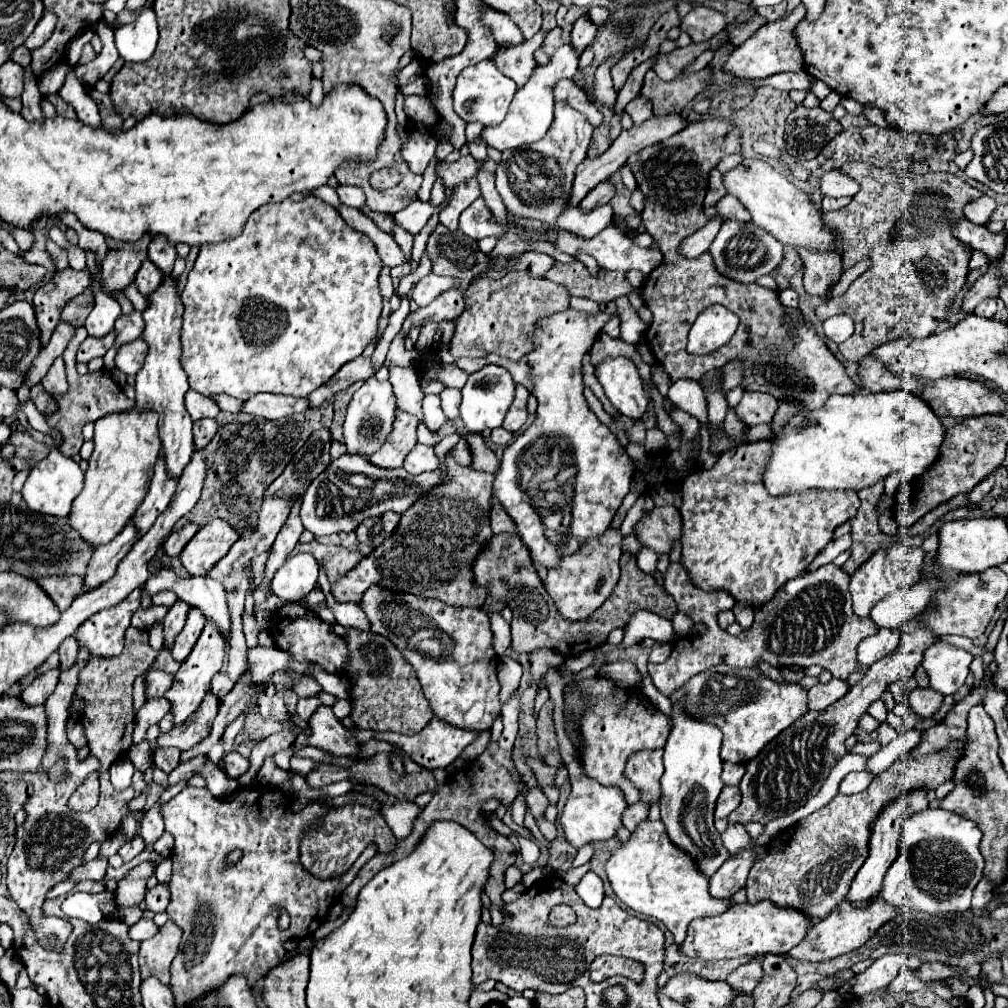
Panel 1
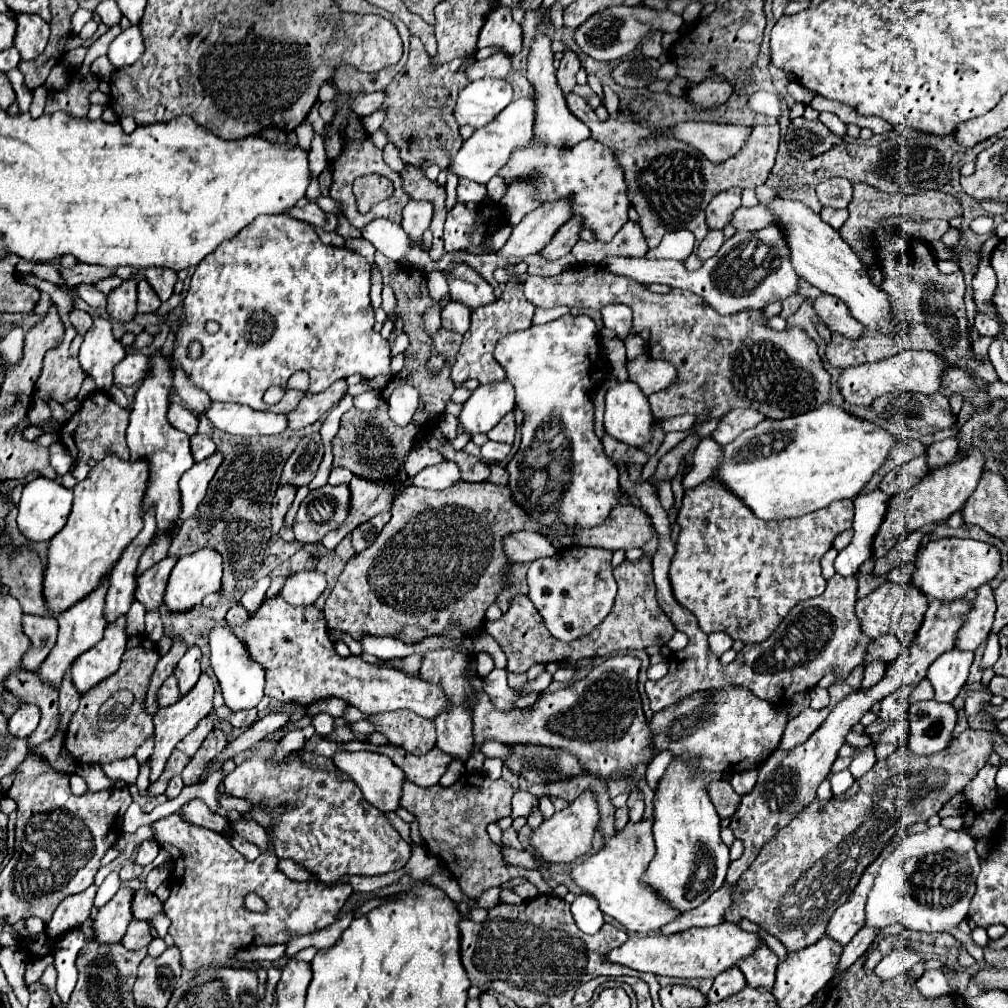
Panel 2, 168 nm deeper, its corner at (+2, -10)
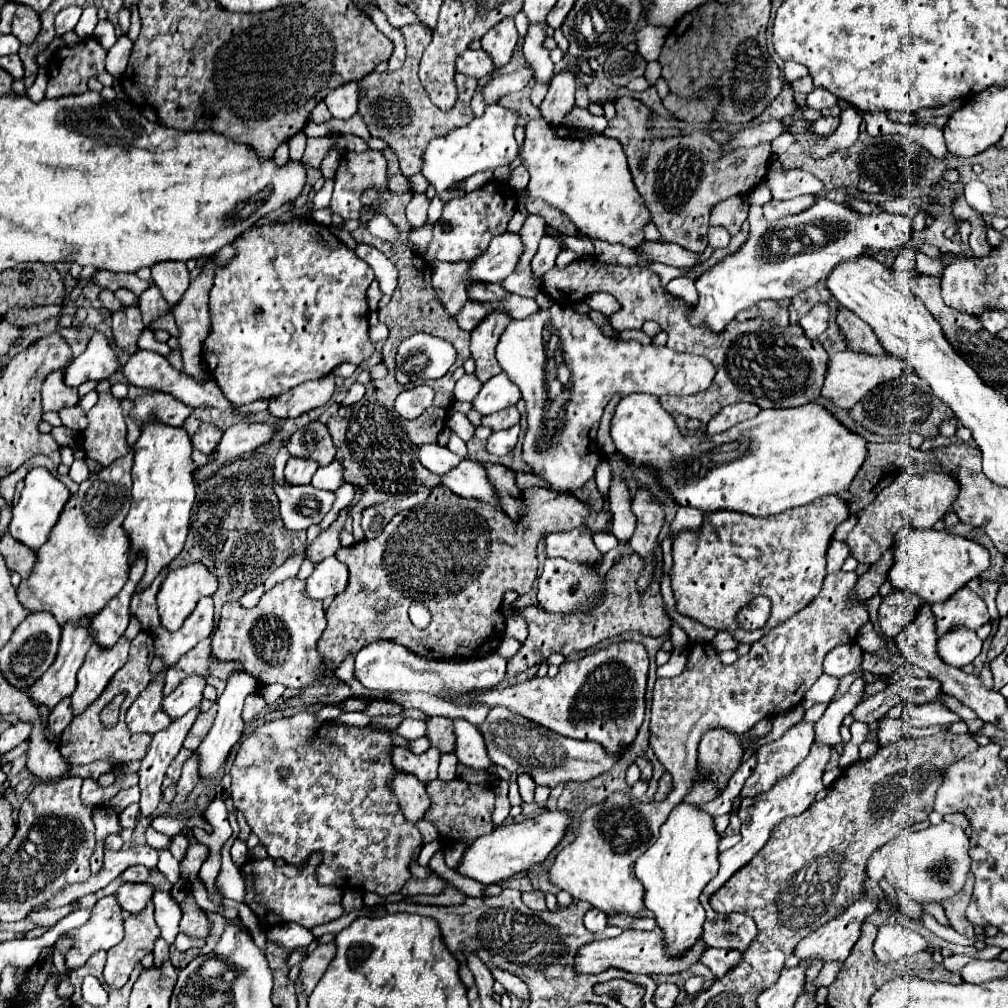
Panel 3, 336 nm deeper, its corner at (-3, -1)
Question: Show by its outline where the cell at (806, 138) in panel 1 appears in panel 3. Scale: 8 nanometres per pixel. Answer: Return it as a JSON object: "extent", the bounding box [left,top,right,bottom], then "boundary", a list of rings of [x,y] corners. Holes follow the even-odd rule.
{"extent":[807,115,839,137],"boundary":[[[827,115],[813,123],[807,123],[807,133],[817,135],[817,137],[829,137],[837,129],[837,125],[839,125],[839,119],[833,115]]]}

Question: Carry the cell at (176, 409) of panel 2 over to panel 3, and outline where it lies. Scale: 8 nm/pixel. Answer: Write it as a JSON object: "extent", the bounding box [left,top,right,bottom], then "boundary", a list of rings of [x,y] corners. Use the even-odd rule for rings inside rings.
{"extent":[133,391,193,427],"boundary":[[[155,391],[155,393],[145,393],[145,395],[137,397],[133,413],[135,413],[135,419],[137,419],[139,427],[143,425],[143,421],[149,419],[151,413],[159,415],[161,421],[167,423],[167,425],[181,427],[185,423],[185,419],[193,413],[193,407],[181,403],[173,395]]]}

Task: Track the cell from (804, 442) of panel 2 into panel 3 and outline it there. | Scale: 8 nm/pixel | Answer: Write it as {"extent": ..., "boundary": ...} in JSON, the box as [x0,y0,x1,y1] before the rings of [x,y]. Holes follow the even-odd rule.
{"extent":[611,393,869,517],"boundary":[[[631,393],[615,407],[611,419],[611,437],[617,451],[621,451],[635,467],[651,465],[657,469],[661,485],[671,491],[679,505],[693,505],[701,513],[731,509],[755,517],[779,515],[787,509],[807,505],[819,497],[847,491],[869,455],[867,439],[847,429],[819,403],[807,403],[793,409],[763,409],[757,417],[743,421],[725,433],[697,439],[681,437],[673,417],[659,405],[659,397],[649,393]]]}

